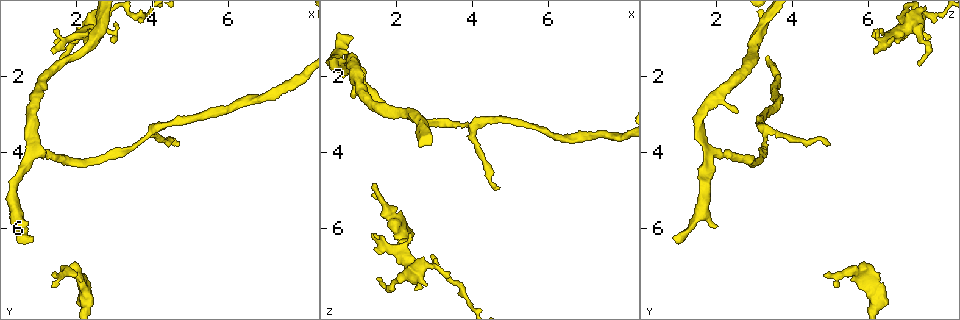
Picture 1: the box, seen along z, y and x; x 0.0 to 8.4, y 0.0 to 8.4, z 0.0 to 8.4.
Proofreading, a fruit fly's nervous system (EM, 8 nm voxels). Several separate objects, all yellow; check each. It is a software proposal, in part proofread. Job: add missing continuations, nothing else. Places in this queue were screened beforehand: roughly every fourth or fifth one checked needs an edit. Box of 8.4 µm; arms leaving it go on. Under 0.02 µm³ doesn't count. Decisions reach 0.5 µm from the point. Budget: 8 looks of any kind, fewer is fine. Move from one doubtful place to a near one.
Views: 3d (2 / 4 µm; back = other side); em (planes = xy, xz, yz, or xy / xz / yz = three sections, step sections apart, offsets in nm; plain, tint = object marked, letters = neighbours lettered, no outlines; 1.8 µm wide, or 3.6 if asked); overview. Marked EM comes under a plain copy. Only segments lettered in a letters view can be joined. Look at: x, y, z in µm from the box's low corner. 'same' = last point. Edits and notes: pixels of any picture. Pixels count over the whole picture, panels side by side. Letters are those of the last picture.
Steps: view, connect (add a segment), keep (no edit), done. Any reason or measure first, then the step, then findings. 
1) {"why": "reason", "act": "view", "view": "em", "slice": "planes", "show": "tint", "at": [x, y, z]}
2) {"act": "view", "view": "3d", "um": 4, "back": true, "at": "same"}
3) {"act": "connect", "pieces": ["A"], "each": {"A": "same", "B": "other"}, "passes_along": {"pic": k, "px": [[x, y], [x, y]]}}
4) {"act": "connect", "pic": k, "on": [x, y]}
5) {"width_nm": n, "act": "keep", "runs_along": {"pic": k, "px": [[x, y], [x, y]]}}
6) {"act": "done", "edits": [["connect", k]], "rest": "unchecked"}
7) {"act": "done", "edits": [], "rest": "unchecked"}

{"why": "an open end", "act": "view", "view": "em", "slice": "xz", "step": 16, "show": "letters", "at": [0.85, 6.25, 0.95]}

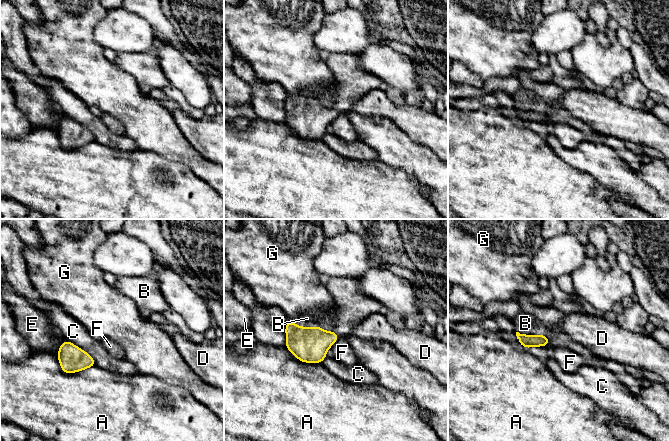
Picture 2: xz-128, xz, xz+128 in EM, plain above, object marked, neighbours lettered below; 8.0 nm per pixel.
{"act": "view", "view": "em", "slice": "planes", "show": "letters", "at": "same"}

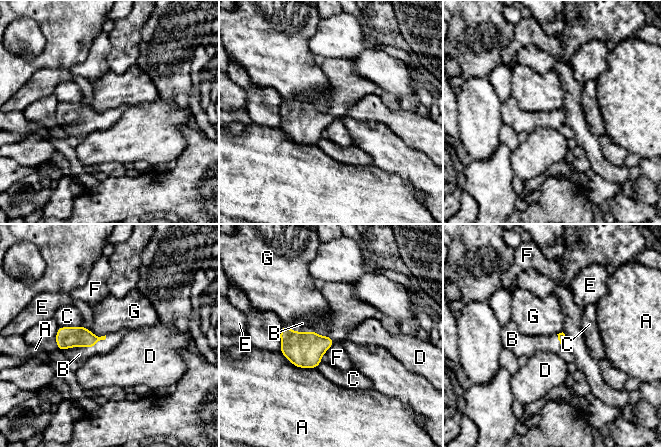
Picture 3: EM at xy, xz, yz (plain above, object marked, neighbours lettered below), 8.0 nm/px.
{"act": "connect", "pieces": ["B"], "each": {"A": "other", "B": "same", "C": "other", "D": "other", "E": "other", "F": "other", "G": "other"}, "passes_along": {"pic": 3, "px": [[66, 337], [85, 347], [79, 354]]}, "found": "the neuron continues"}

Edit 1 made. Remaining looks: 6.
{"why": "an open end", "act": "view", "view": "em", "slice": "xy", "step": 16, "show": "letters", "at": [1.45, 7.25, 4.80]}

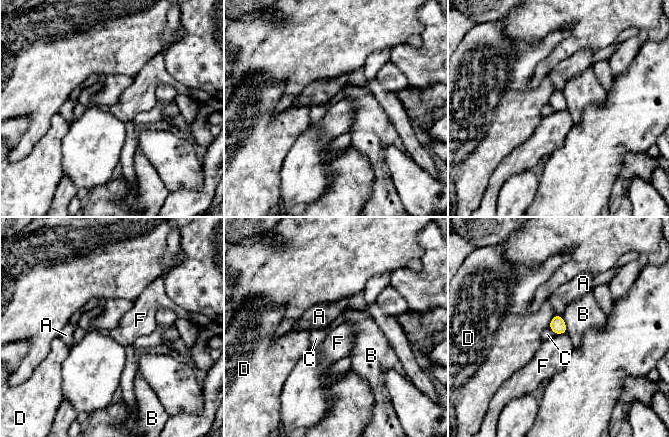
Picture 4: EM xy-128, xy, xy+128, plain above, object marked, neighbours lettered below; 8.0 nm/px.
{"why": "another direction", "act": "view", "view": "em", "slice": "planes", "show": "letters", "at": "same"}

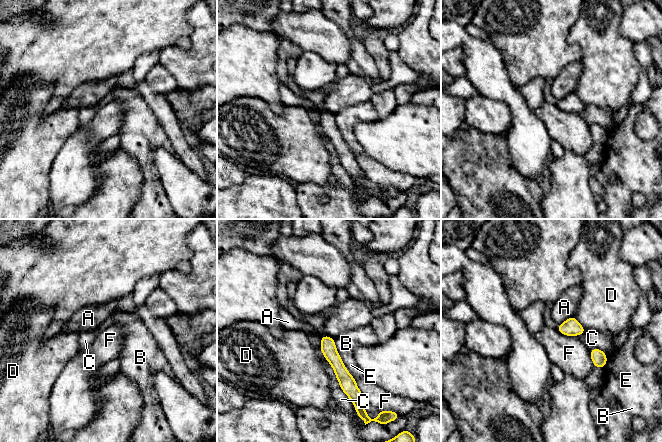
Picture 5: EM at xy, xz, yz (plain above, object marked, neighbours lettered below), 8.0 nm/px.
{"width_nm": 120, "act": "keep", "each": {"A": "other", "B": "other", "C": "other", "D": "other", "E": "other", "F": "other"}, "found": "none of them fits"}

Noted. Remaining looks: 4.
{"why": "an open end", "act": "view", "view": "em", "slice": "xz", "step": 16, "show": "tint", "at": [4.75, 3.80, 4.95]}

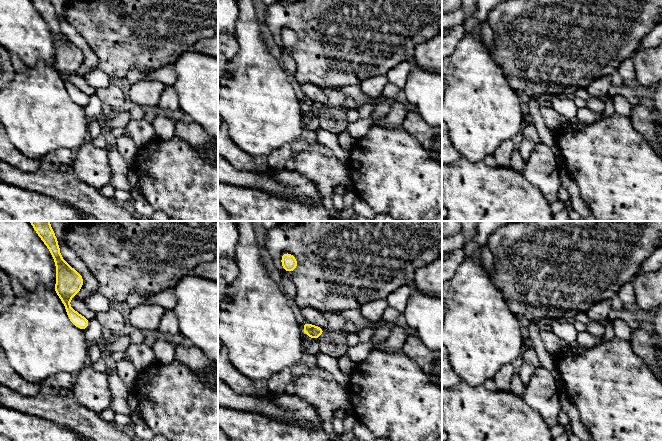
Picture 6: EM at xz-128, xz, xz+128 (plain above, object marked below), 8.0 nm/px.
{"why": "another direction", "act": "view", "view": "em", "slice": "planes", "show": "letters", "at": "same"}

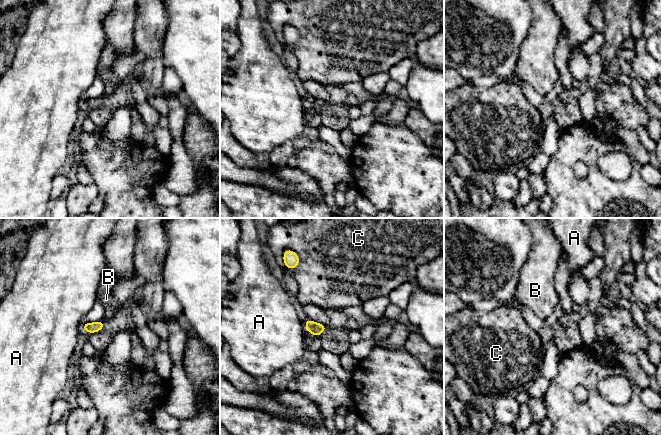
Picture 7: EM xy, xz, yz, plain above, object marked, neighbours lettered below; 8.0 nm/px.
{"width_nm": 90, "longest_contact_nm": ["A", 60], "act": "keep", "each": {"A": "other", "B": "other", "C": "other"}, "found": "none of them fits"}

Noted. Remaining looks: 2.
{"act": "done", "edits": [["connect", 3]], "rest": "unchecked"}

